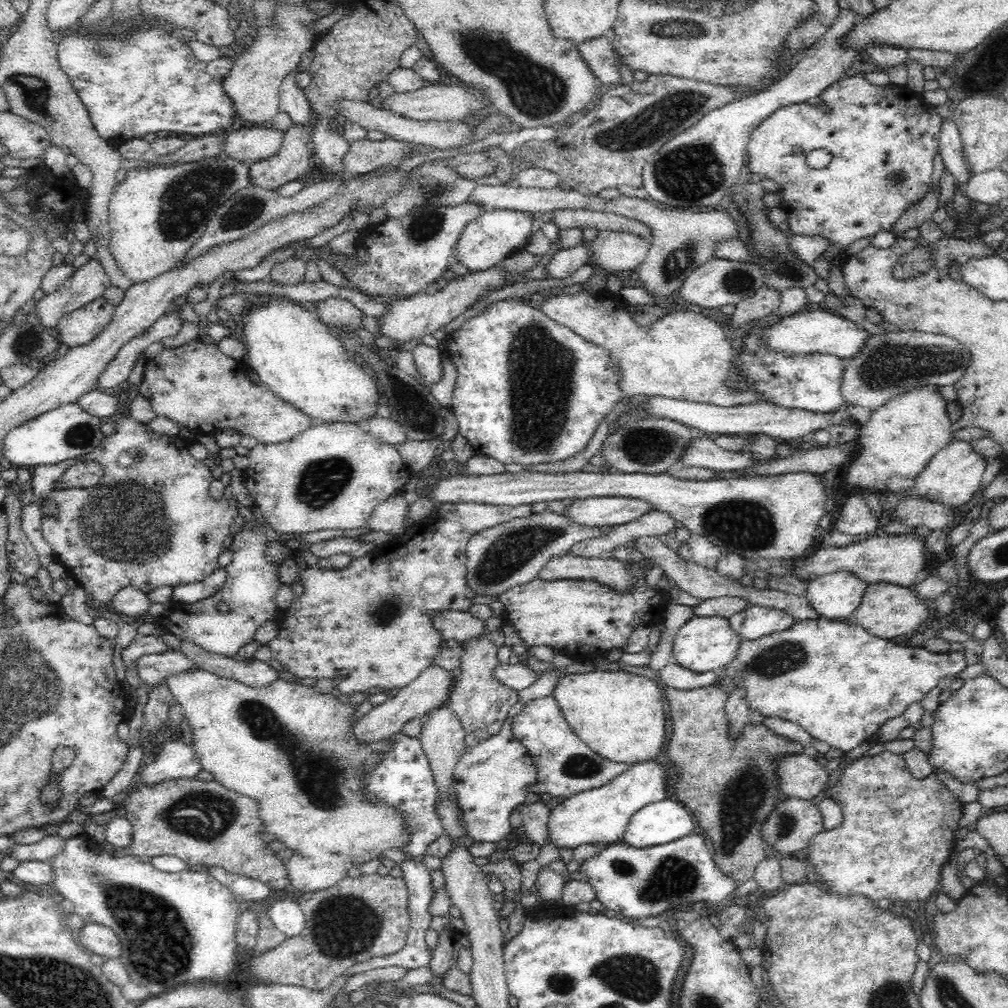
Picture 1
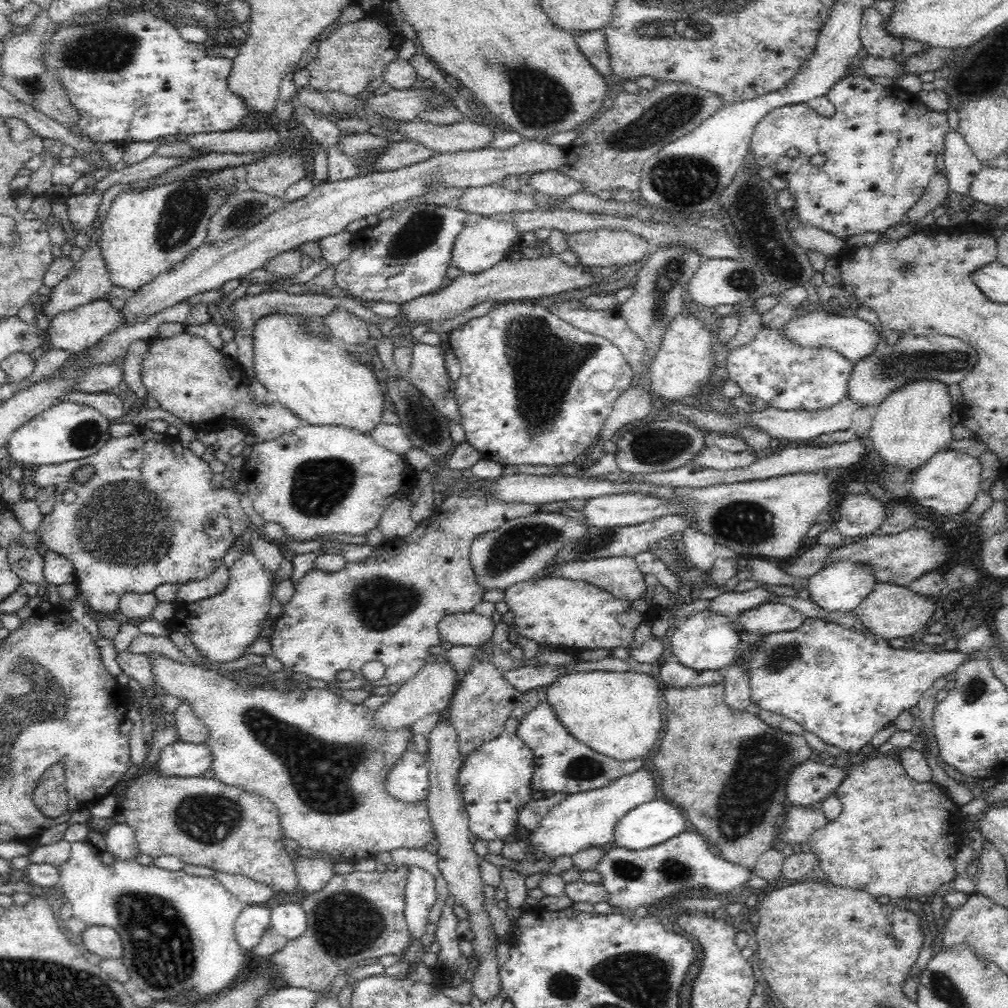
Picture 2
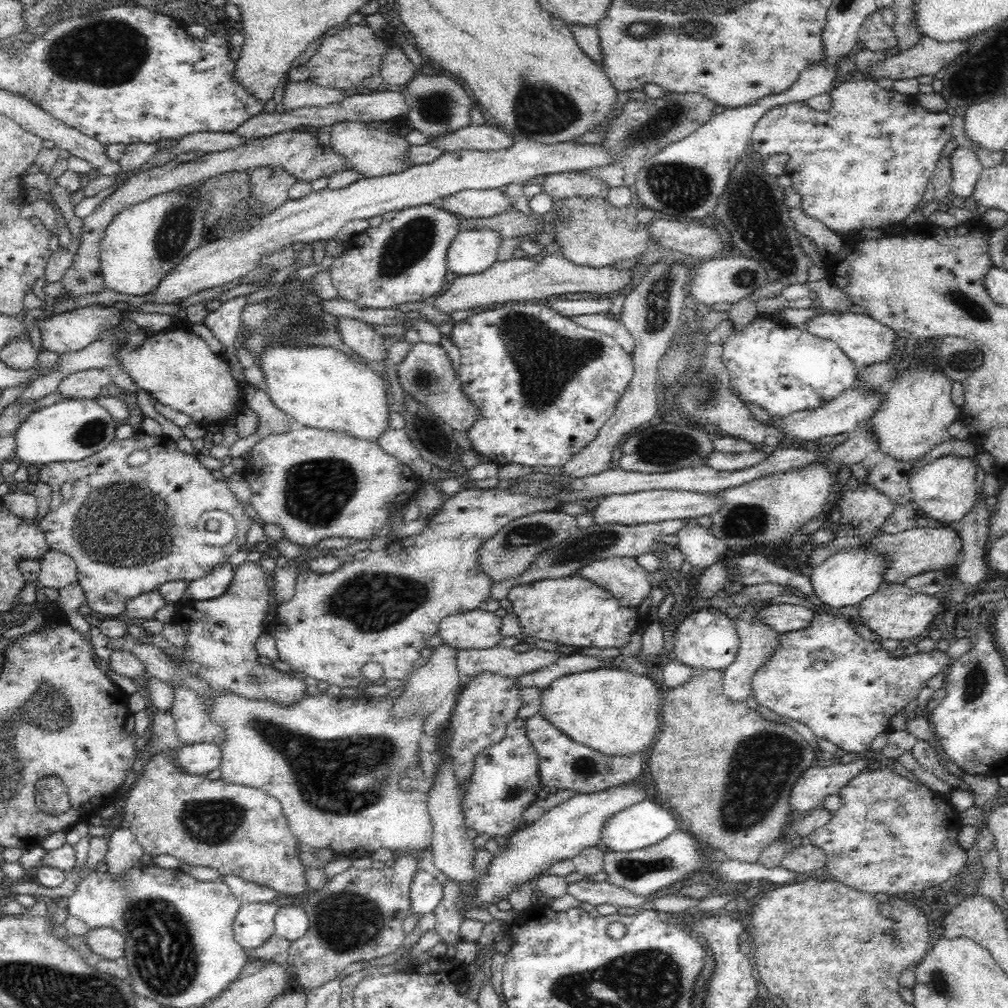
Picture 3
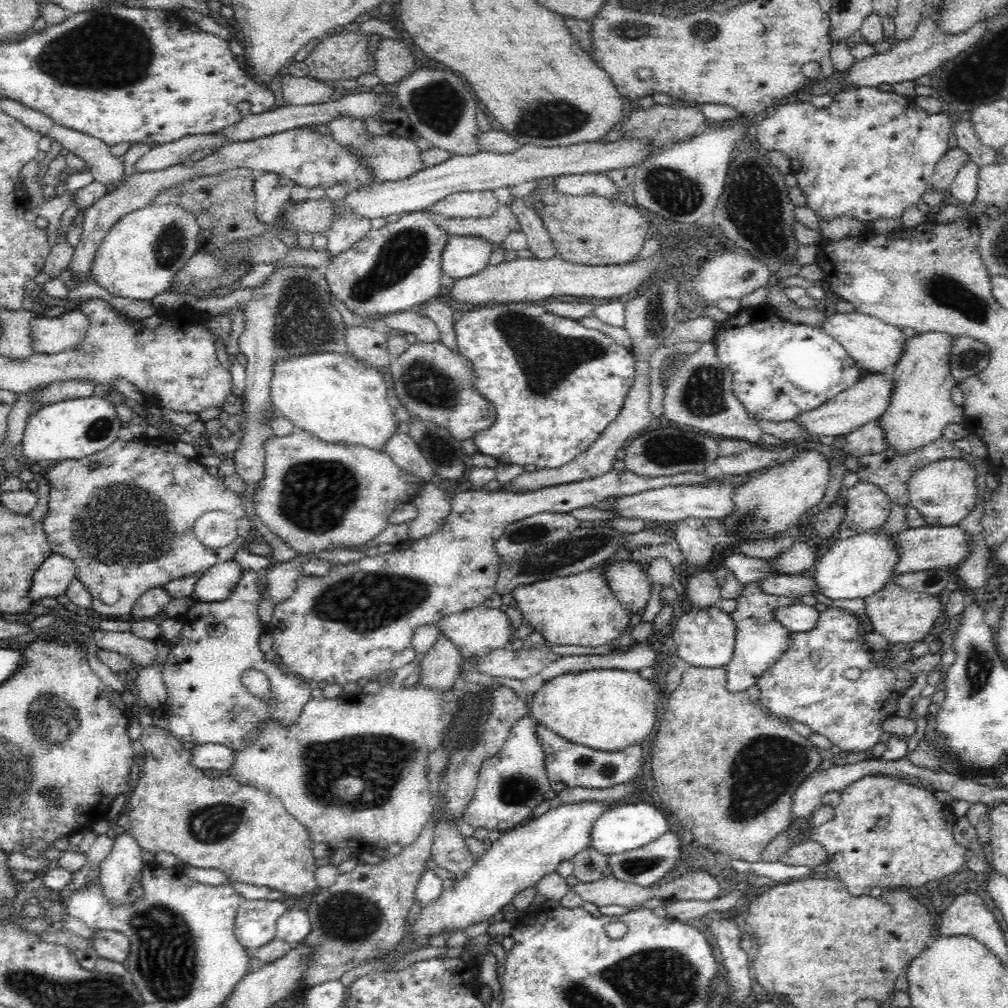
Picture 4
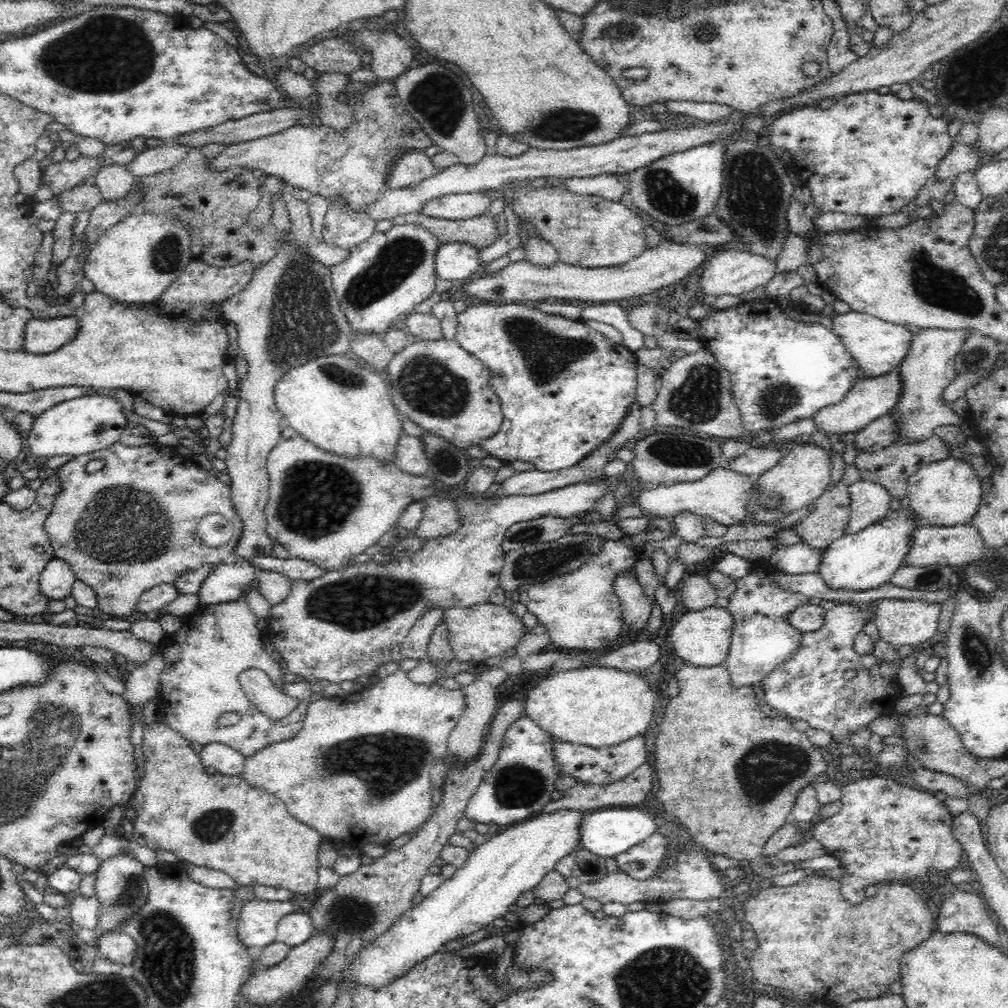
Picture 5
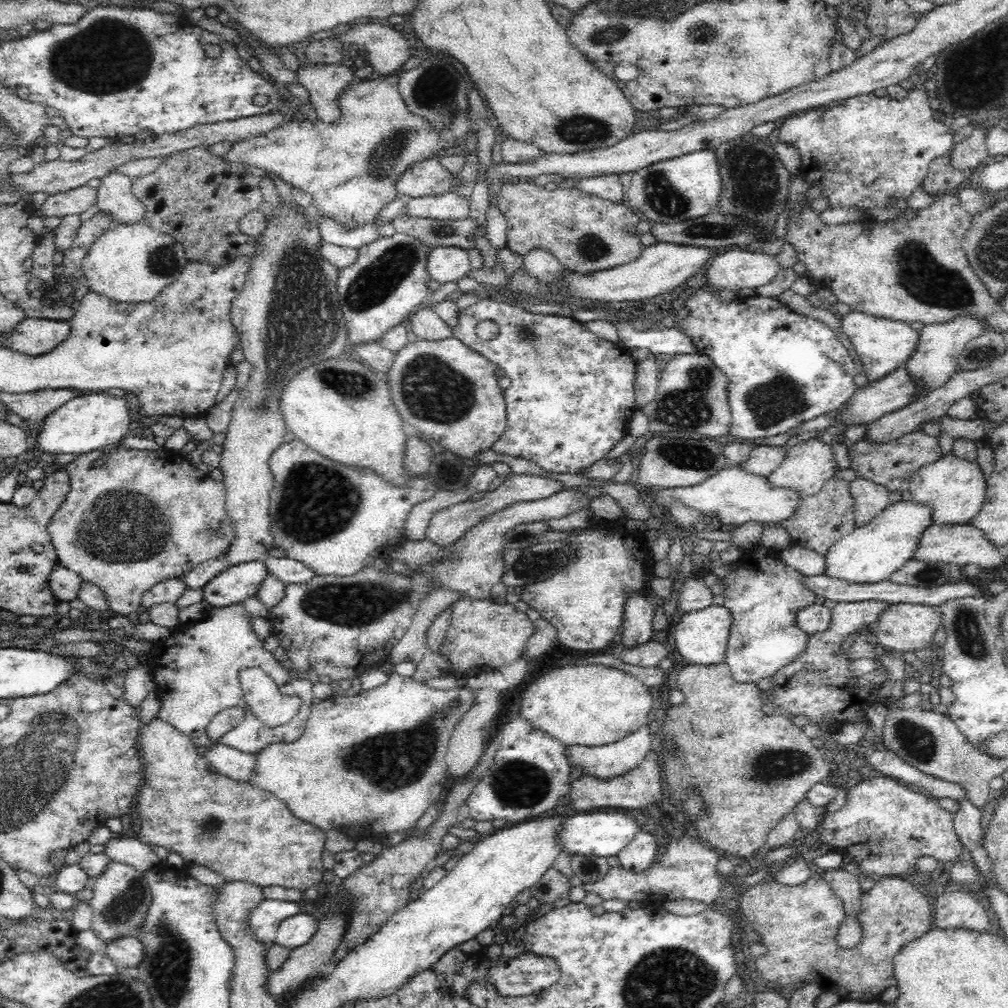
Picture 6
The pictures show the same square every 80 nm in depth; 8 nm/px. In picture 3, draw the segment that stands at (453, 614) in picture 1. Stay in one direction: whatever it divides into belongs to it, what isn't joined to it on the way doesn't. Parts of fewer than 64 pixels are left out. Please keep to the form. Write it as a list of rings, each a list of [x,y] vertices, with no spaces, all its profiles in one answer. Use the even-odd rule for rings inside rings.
[[[476,609],[443,618],[437,634],[453,648],[478,650],[500,642],[500,628],[501,618],[495,613]]]

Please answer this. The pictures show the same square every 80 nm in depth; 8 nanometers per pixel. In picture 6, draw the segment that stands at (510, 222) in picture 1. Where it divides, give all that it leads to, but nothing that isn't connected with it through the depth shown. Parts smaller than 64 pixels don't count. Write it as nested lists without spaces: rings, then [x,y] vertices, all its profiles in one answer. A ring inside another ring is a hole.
[[[457,246],[432,248],[427,258],[427,272],[431,280],[436,280],[440,284],[464,278],[471,269],[468,251]]]

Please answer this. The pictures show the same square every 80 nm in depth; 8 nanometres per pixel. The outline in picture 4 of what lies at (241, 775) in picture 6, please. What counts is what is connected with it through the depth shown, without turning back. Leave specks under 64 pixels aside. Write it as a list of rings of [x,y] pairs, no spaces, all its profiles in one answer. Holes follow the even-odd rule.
[[[200,744],[190,750],[190,765],[205,773],[225,774],[232,766],[232,749],[221,744]]]

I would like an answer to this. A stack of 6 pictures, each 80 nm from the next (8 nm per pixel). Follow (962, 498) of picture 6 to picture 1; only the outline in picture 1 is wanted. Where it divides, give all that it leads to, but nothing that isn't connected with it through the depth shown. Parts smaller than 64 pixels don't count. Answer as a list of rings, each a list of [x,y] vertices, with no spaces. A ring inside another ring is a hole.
[[[955,439],[946,448],[939,450],[927,464],[927,467],[915,480],[916,490],[934,502],[943,502],[947,506],[958,506],[968,502],[980,486],[983,472],[987,465],[986,457],[973,449],[972,441]]]

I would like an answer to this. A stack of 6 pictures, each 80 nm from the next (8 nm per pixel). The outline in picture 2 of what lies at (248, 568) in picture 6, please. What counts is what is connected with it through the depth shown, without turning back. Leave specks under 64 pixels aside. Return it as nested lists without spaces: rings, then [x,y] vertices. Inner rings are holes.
[[[221,565],[214,570],[209,577],[200,581],[188,582],[180,585],[177,591],[175,603],[177,604],[193,604],[200,602],[216,594],[222,593],[229,582],[229,568]]]

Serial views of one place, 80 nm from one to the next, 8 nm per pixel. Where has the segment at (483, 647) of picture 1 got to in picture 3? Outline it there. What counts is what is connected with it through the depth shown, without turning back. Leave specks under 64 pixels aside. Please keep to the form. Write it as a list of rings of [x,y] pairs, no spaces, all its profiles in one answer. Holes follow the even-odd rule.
[[[481,673],[472,676],[468,683],[460,686],[454,715],[450,716],[454,732],[452,732],[451,748],[448,753],[453,761],[453,773],[461,794],[464,794],[464,789],[461,787],[466,784],[466,778],[470,778],[476,754],[482,752],[482,748],[500,742],[508,722],[516,719],[516,712],[521,702],[518,686],[512,679],[499,674]]]

